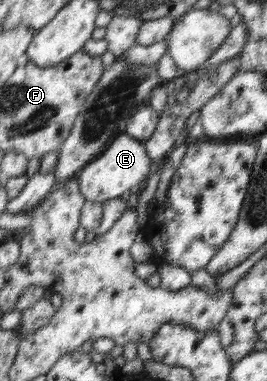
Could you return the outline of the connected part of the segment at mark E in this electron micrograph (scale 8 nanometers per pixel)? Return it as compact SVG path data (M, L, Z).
M119 133L104 152L87 164L76 176L82 195L82 201L104 203L119 198L126 190L137 189L150 170L151 158L147 154L144 141L132 138L126 133Z

